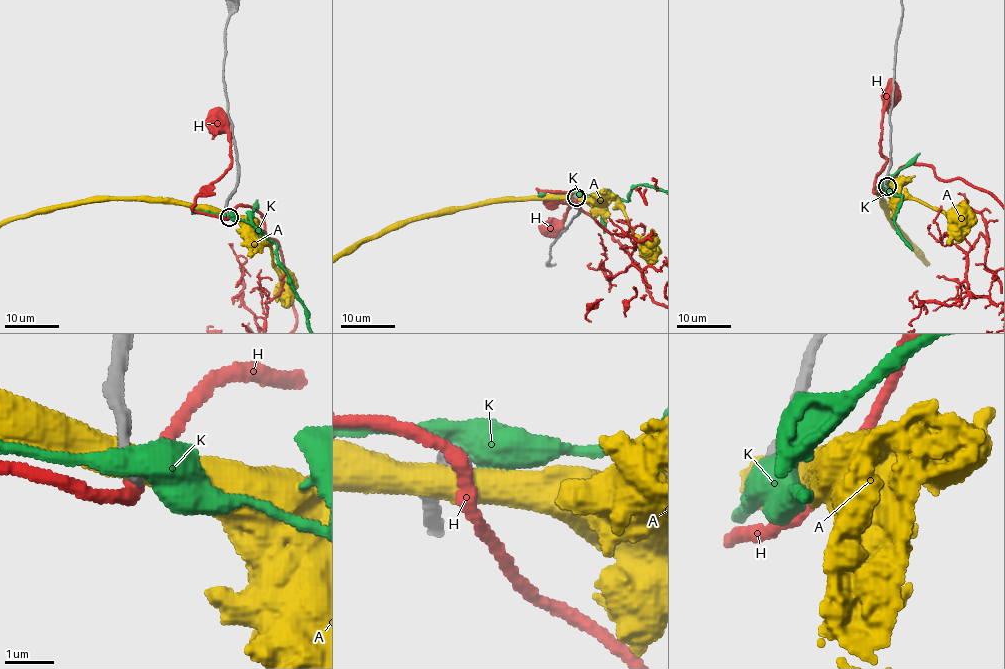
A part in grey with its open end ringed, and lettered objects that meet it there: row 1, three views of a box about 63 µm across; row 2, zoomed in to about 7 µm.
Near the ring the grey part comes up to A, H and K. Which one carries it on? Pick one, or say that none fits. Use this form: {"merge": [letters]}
{"merge": []}

